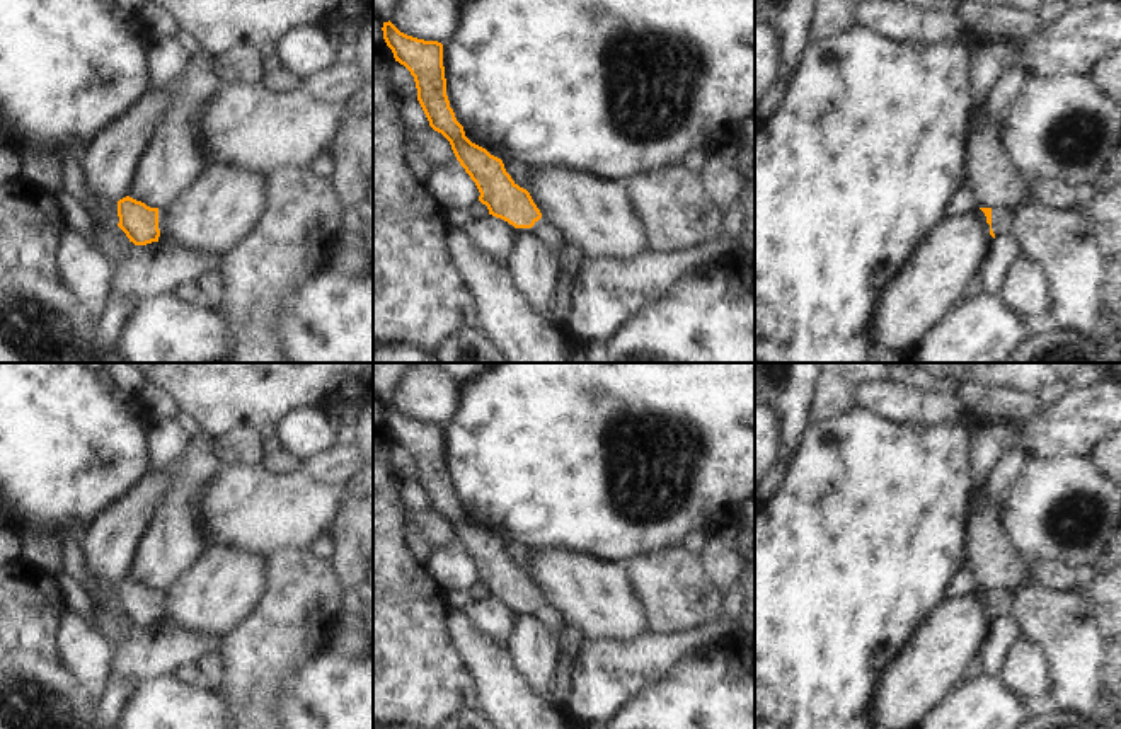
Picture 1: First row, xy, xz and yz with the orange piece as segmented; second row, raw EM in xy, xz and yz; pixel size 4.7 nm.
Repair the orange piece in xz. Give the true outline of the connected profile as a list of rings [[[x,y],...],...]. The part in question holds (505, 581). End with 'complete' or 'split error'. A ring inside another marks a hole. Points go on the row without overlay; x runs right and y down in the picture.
[[[390,402],[383,404],[382,412],[395,443],[404,446],[414,458],[417,482],[429,508],[450,523],[457,542],[475,564],[480,574],[479,583],[487,588],[489,596],[508,603],[515,610],[530,610],[560,642],[564,622],[542,600],[530,574],[511,560],[501,540],[472,525],[457,502],[446,477],[443,426],[407,417]]] | split error

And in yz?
[[[980,589],[985,598],[986,605],[990,606],[990,617],[998,620],[1002,617],[1012,615],[1015,605],[1015,593],[1012,589]]] | split error

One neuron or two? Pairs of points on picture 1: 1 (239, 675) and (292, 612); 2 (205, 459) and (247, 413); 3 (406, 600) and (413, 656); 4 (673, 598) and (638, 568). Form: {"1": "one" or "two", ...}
{"1": "one", "2": "two", "3": "one", "4": "one"}

